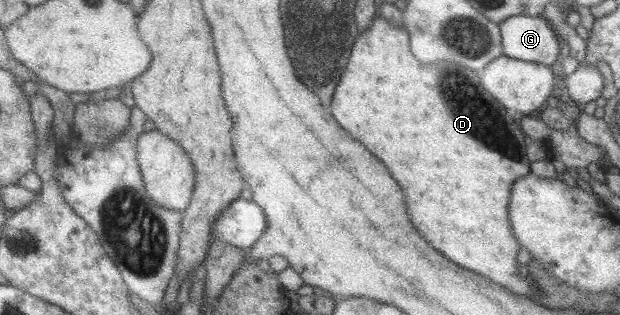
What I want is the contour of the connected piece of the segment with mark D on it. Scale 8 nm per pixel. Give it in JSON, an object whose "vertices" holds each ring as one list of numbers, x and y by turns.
{"vertices":[[374,17,370,24,359,31,359,35,351,46,349,59,346,66,343,68,340,80,334,87,332,100,329,104,330,114,334,116,334,120,358,142,362,142,366,146,366,150,370,154,374,154,392,174,392,178,398,182,404,200,406,200,406,214,410,218,410,224,418,230,418,234,426,240,426,242,435,248,442,256,455,262,462,268,477,272,479,275,485,276,491,280,493,284,498,284,503,288,508,289,516,295,528,297,529,299,536,299,536,292,538,290,532,286,532,282,524,271,516,268,515,256,520,246,517,245,516,239,513,237,512,231,509,227,509,220,507,215,507,204,511,184,517,178,524,176,529,171,529,161,526,157,524,147,525,134,518,128,518,124,506,114,508,112,500,103,496,104,494,98,490,98,490,94,484,92,484,88,478,82,478,76,474,74,469,68,458,66,456,63,450,61,440,61,435,63,421,63,410,52,409,36,404,26,395,27,388,22,384,17]]}

